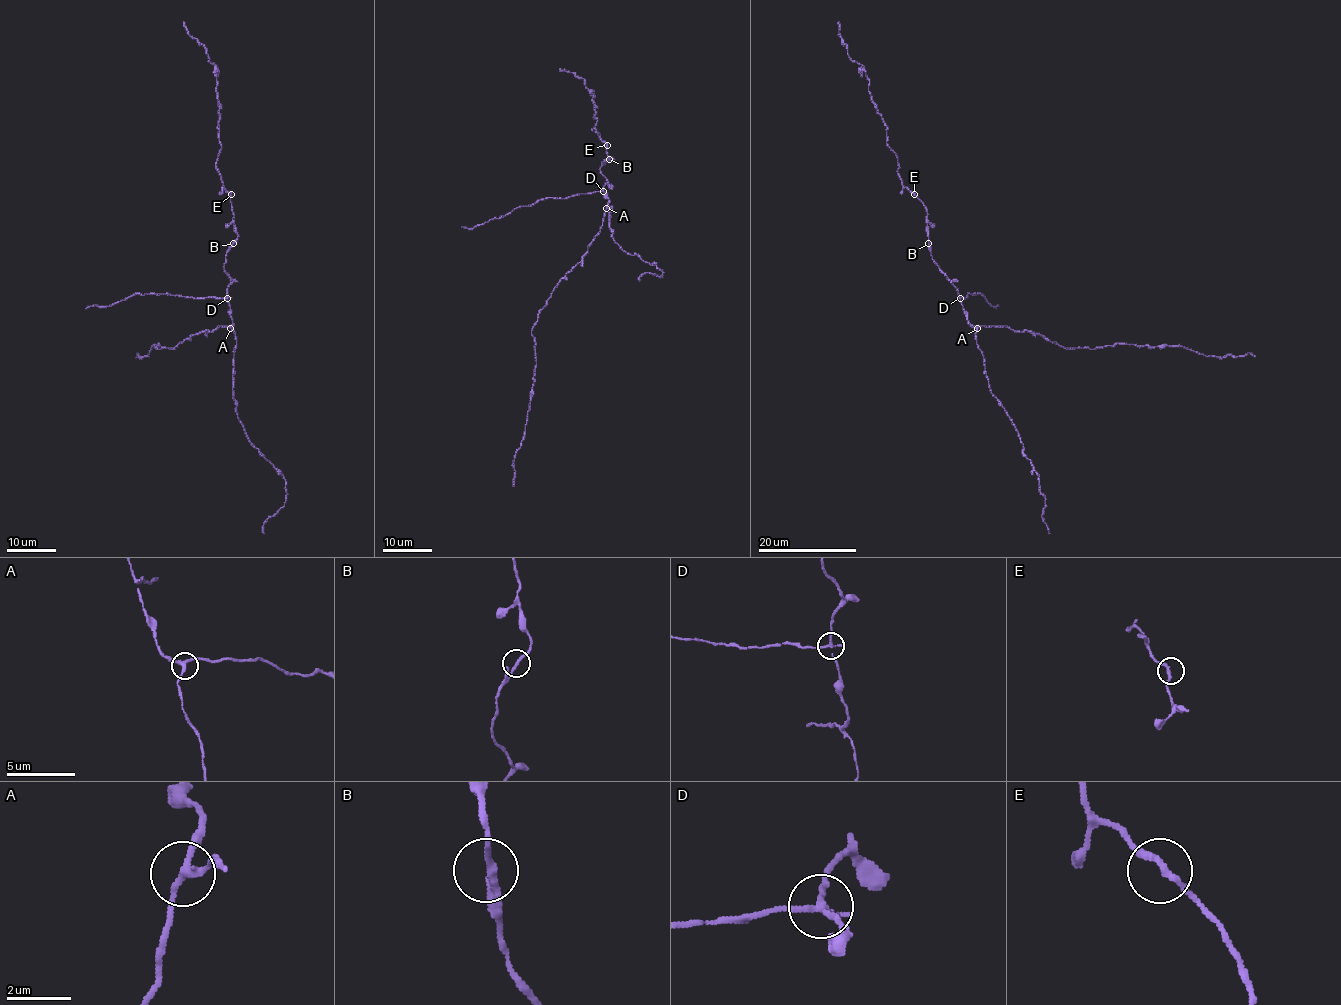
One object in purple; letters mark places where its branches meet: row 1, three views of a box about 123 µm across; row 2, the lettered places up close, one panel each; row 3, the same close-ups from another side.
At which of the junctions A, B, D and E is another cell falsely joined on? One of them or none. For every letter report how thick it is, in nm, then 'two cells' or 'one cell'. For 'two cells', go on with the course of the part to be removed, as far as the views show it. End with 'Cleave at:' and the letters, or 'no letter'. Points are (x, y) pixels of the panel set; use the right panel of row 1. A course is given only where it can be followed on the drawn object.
A: calibre 220 nm; one cell
B: calibre 170 nm; one cell
D: calibre 180 nm; two cells; course (960, 297), (981, 294), (992, 306), (997, 305), (996, 309)
E: calibre 200 nm; one cell
Cleave at: D

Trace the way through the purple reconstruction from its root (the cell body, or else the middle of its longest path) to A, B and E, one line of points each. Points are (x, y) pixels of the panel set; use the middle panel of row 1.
A: (605, 192), (609, 199), (606, 208)
B: (605, 192), (602, 189), (607, 180), (600, 168), (601, 163), (609, 159)
E: (605, 192), (602, 189), (607, 180), (600, 172), (601, 163), (613, 159), (607, 156), (607, 145)

